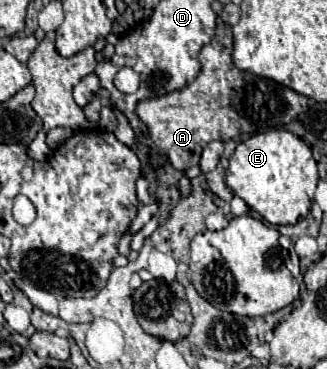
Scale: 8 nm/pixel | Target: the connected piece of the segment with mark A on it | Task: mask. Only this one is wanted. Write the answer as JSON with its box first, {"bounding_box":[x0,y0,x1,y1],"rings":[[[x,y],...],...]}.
{"bounding_box":[135,23,307,171],"rings":[[[219,23],[215,37],[199,53],[201,71],[195,81],[183,89],[165,93],[163,97],[143,99],[135,109],[139,121],[145,123],[151,147],[157,147],[179,171],[197,165],[207,143],[215,139],[237,139],[241,135],[243,123],[251,125],[251,133],[279,129],[307,109],[307,97],[295,93],[293,89],[253,73],[247,73],[245,77],[245,71],[239,71],[233,65],[231,51],[231,27],[227,23]]]}

